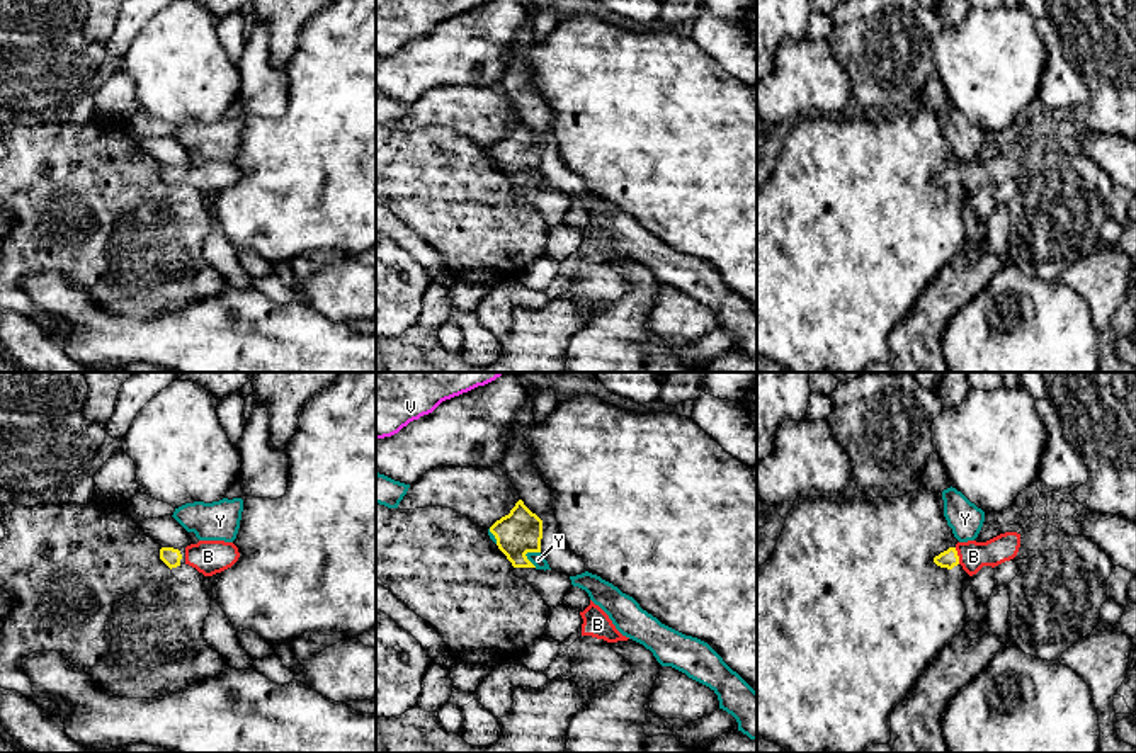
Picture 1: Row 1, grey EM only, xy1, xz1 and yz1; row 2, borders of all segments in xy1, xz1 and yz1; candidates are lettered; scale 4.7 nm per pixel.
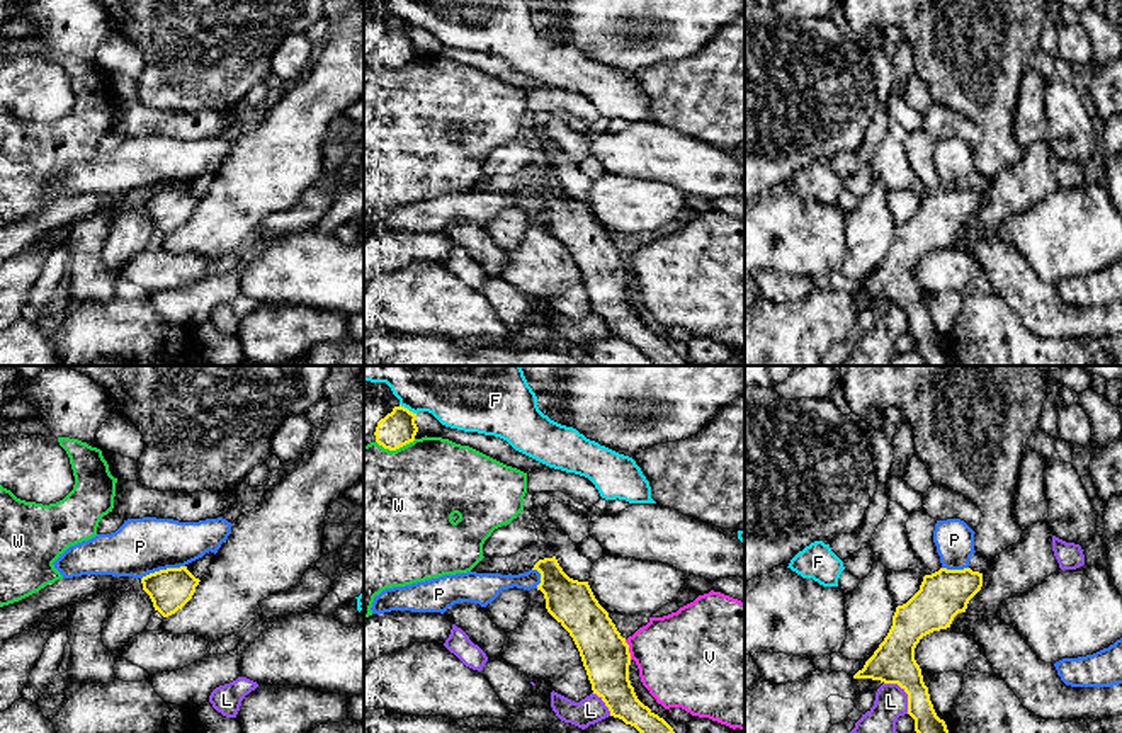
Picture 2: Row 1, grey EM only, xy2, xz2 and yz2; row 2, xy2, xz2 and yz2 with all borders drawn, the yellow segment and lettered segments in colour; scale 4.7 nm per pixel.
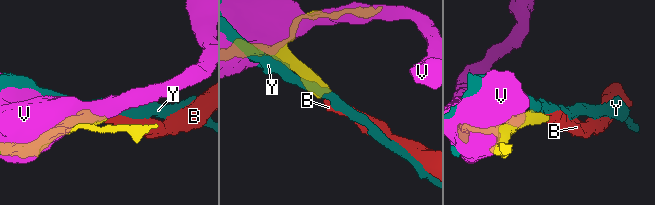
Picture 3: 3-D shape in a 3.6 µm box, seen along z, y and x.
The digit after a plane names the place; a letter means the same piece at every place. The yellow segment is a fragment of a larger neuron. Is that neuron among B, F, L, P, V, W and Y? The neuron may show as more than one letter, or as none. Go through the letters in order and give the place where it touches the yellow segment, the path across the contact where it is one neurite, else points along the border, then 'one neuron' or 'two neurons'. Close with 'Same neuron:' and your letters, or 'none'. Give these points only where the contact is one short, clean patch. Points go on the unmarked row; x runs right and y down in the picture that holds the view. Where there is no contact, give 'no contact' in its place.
B: yz1 (958, 175) | across yz1 (949, 177), (958, 175), (973, 175) | one neuron
F: xz2 (407, 28) | along xz2 (400, 22), (415, 33) | two neurons
L: yz2 (905, 310) | two neurons
P: xy2 (162, 189) | along xy2 (184, 184), (160, 187), (141, 198) | two neurons
V: xz2 (628, 269) | two neurons
W: xz2 (395, 68) | two neurons
Y: xz1 (528, 179) | along xz1 (528, 170), (526, 175), (536, 186) | two neurons
Same neuron: B

